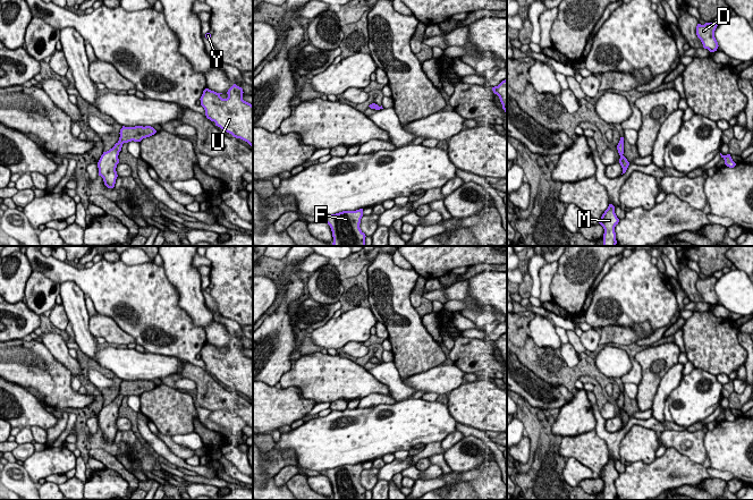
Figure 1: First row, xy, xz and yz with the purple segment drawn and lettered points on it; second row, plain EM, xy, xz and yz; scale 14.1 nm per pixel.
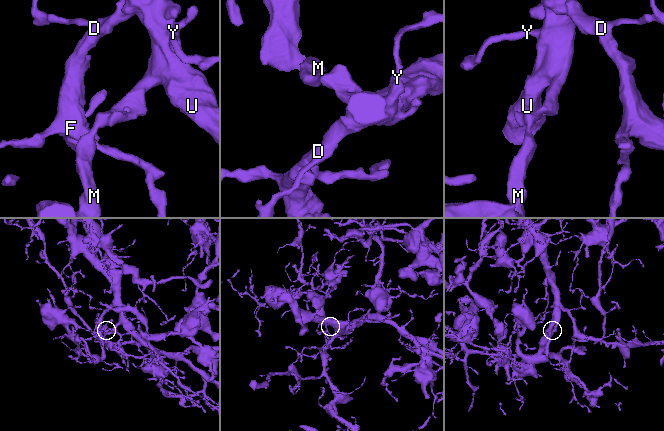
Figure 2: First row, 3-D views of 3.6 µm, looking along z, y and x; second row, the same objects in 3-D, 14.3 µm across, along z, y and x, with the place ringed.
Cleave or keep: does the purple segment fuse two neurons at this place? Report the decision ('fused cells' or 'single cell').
single cell

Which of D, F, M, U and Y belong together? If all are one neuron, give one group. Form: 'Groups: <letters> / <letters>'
Groups: D F M U Y

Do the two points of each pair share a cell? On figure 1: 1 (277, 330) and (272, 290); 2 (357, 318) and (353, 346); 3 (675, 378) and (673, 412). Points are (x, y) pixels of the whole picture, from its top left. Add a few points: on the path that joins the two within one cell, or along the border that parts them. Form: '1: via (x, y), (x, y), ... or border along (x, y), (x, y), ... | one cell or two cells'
1: border along (282, 280), (282, 291), (278, 296) | two cells
2: border along (362, 341), (348, 341), (340, 348) | two cells
3: border along (684, 375), (667, 398), (663, 414) | two cells

